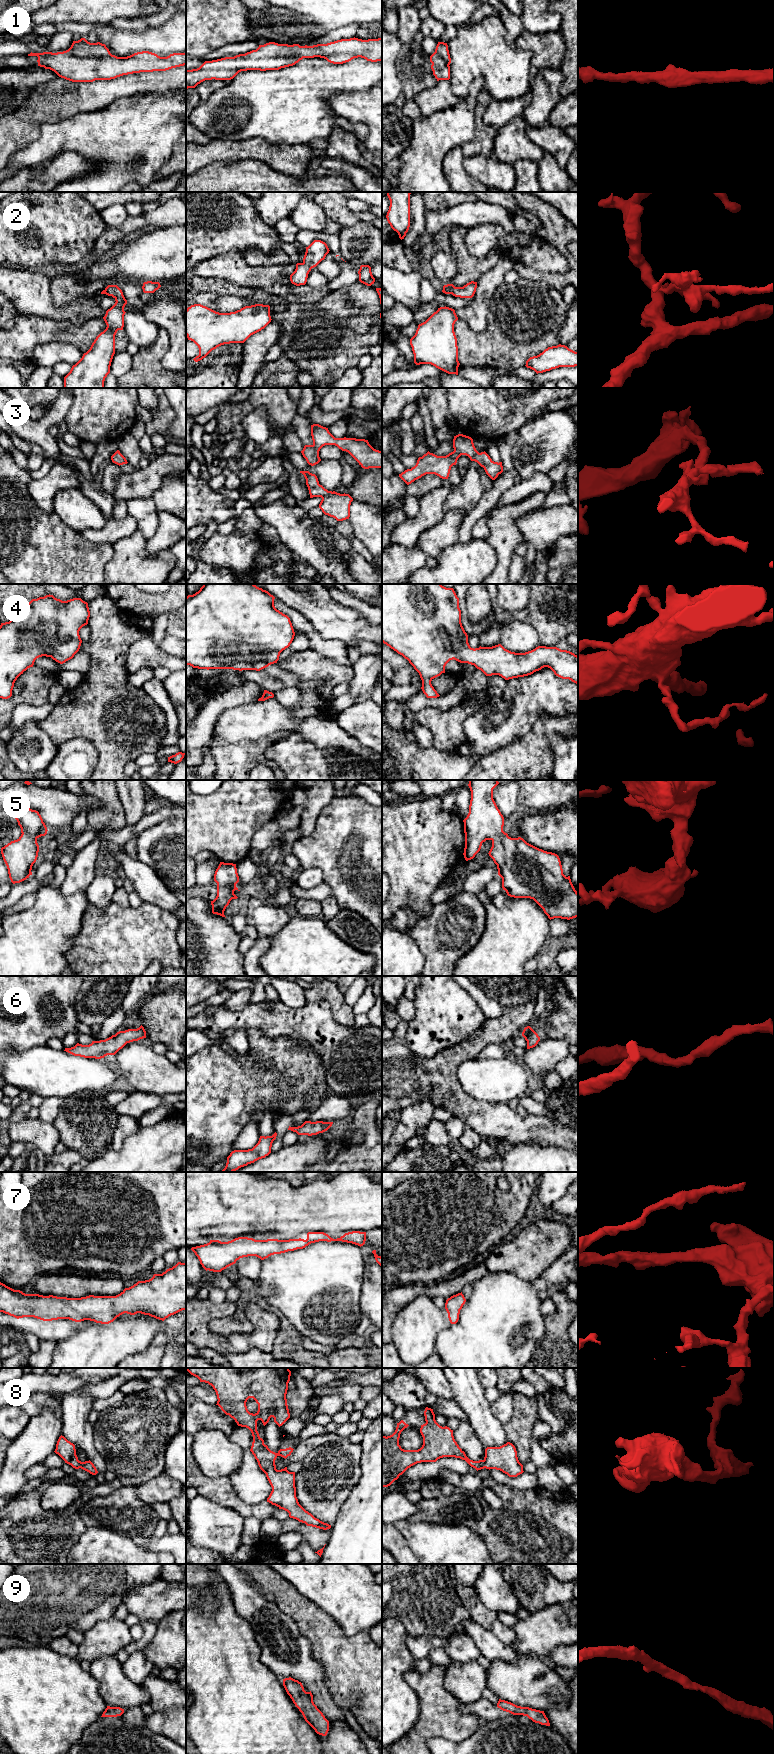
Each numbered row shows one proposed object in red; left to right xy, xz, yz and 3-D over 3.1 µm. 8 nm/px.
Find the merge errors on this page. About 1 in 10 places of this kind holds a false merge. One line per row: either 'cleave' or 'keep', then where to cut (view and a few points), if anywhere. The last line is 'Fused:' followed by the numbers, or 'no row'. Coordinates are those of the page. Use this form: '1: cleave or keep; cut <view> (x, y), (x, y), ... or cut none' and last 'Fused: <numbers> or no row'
1: keep; cut none
2: keep; cut none
3: keep; cut none
4: keep; cut none
5: keep; cut none
6: keep; cut none
7: keep; cut none
8: keep; cut none
9: keep; cut none
Fused: no row

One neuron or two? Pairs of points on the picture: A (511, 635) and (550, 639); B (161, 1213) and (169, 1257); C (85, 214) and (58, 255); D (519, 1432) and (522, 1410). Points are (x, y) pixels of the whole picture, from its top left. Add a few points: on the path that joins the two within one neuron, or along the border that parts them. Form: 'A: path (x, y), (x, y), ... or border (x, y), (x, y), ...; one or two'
A: border (522, 621), (525, 621), (536, 631), (539, 645); two
B: border (175, 1249), (168, 1250), (162, 1256); two
C: path (75, 224), (58, 241), (58, 245); one
D: path (520, 1427), (522, 1415); one

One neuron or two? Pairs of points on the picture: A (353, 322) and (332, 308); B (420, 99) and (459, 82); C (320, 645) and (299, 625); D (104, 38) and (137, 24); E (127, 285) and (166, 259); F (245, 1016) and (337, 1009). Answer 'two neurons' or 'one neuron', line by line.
A: two neurons
B: two neurons
C: one neuron
D: two neurons
E: two neurons
F: two neurons

